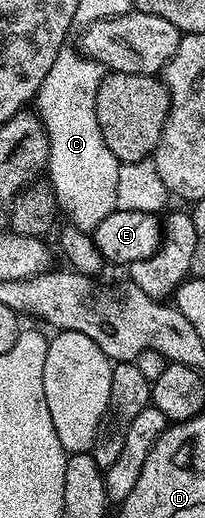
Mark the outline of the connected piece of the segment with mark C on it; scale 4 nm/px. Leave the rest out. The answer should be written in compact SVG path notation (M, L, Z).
M62 47L55 57L51 73L47 73L36 93L35 107L48 134L47 179L56 194L57 204L64 212L66 209L74 226L91 233L104 217L117 209L121 164L103 141L98 125L98 89L107 74L106 68L82 55L80 50L73 48L72 51L71 47Z

